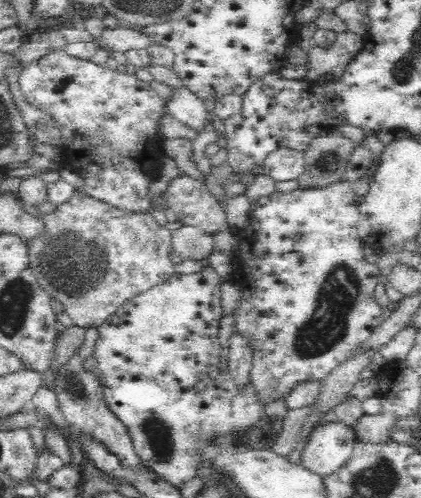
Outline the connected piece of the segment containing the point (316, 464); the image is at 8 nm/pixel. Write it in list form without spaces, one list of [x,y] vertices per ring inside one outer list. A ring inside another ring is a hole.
[[[324,422],[311,434],[304,447],[302,460],[309,473],[318,477],[334,474],[352,456],[357,434],[342,422]]]

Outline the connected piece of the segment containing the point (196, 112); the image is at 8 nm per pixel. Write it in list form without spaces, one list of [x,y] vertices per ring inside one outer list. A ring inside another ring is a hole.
[[[184,86],[180,88],[172,87],[174,92],[172,92],[172,96],[168,98],[167,102],[169,113],[178,122],[182,122],[182,124],[199,132],[211,116],[204,106],[204,101],[196,98],[196,95]]]

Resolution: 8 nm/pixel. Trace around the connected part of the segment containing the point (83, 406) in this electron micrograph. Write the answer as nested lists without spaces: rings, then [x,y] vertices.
[[[85,328],[84,340],[82,340],[78,352],[70,356],[59,369],[53,385],[56,399],[58,399],[58,407],[69,425],[85,431],[98,442],[105,444],[108,450],[113,452],[124,464],[139,466],[141,460],[136,454],[126,425],[109,409],[104,400],[102,384],[95,372],[86,370],[84,365],[84,362],[93,356],[98,337],[97,328]]]

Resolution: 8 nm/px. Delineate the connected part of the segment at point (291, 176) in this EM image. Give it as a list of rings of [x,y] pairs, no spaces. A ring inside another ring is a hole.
[[[281,148],[267,155],[261,166],[263,174],[275,181],[296,180],[305,171],[304,153],[292,148]]]

